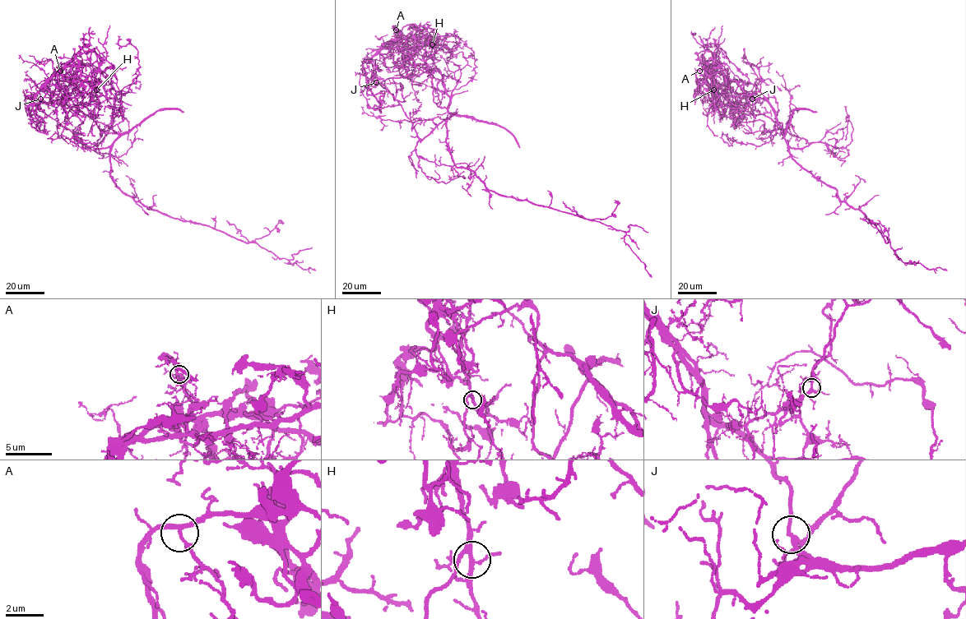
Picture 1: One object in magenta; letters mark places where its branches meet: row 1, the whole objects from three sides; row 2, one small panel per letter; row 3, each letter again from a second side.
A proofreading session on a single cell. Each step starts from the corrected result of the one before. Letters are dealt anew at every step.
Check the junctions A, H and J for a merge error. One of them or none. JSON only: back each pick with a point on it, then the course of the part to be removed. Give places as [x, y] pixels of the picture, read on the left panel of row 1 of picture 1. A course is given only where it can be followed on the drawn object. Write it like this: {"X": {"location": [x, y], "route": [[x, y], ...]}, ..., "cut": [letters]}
{"H": {"location": [96, 90], "route": [[96, 90], [87, 66], [56, 72], [35, 96], [39, 122], [30, 121], [38, 131], [49, 131]]}, "cut": ["H"]}

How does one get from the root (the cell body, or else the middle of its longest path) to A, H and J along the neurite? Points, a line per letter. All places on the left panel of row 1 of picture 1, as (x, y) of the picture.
A: (109, 173), (111, 145), (118, 136), (112, 129), (113, 99), (83, 72), (85, 65), (60, 71)
H: (109, 173), (111, 145), (118, 136), (112, 129), (113, 99), (83, 72), (85, 65), (96, 90)
J: (109, 173), (111, 145), (118, 135), (112, 129), (113, 99), (104, 86), (78, 81), (62, 98), (40, 99)

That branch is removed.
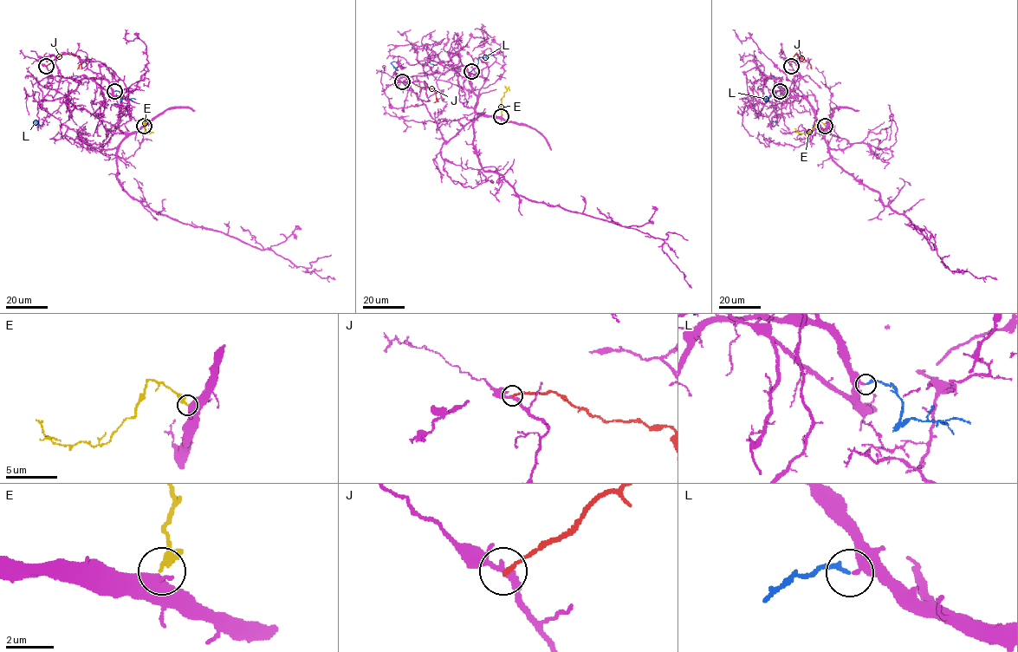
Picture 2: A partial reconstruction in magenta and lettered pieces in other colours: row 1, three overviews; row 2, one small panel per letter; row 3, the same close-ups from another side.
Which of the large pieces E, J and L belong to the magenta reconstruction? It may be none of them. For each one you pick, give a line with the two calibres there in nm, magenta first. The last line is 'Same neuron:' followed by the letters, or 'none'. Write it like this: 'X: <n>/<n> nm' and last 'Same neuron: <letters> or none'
E: 480/280 nm
Same neuron: E

